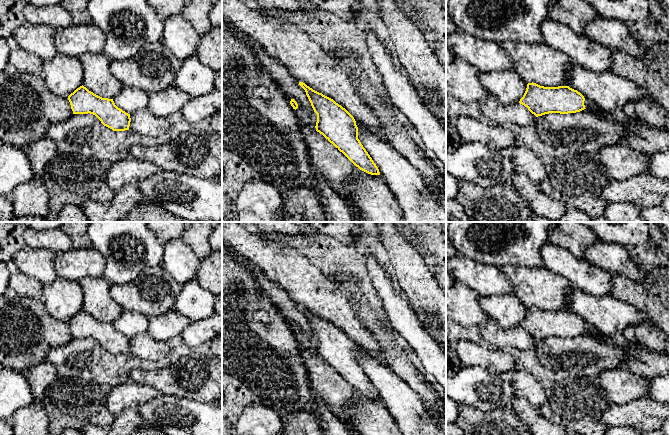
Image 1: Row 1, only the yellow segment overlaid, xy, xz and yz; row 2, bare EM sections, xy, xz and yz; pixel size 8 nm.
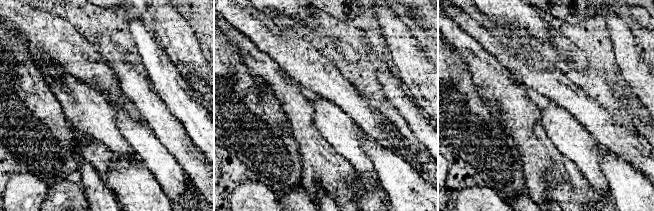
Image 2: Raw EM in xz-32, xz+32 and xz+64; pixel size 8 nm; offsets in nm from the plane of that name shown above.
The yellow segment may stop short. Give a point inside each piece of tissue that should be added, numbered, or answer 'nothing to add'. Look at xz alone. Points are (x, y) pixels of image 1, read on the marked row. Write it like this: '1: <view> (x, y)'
nothing to add

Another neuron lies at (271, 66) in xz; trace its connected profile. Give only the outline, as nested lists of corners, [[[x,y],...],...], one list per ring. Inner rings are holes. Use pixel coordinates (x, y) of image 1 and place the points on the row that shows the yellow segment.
[[[253,39],[249,40],[248,44],[254,52],[260,69],[278,85],[289,103],[294,99],[298,104],[298,108],[293,110],[308,151],[313,179],[311,187],[316,190],[318,177],[323,176],[353,211],[353,201],[351,196],[344,191],[344,182],[357,175],[356,166],[328,139],[316,131],[317,114],[314,112],[305,90],[299,85],[299,81],[276,58],[269,56]]]

